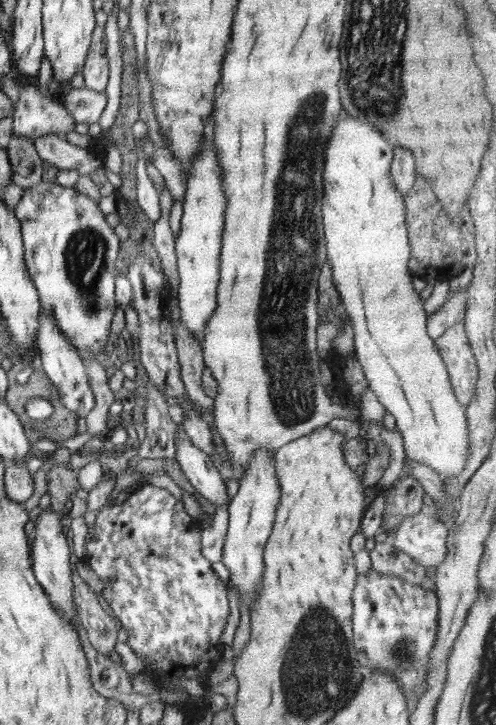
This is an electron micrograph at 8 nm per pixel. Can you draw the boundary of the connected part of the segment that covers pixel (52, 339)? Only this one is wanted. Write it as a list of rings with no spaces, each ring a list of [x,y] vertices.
[[[41,306],[37,332],[38,358],[37,363],[42,365],[46,376],[55,384],[62,396],[62,403],[78,418],[85,417],[94,406],[95,396],[89,385],[89,378],[79,352],[68,342],[68,337],[58,328],[58,322],[53,312]]]

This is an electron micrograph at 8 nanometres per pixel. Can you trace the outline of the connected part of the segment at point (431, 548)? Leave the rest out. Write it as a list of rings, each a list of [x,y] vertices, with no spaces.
[[[416,513],[406,515],[390,534],[390,542],[401,552],[412,556],[424,568],[438,568],[444,562],[449,526],[434,515]]]

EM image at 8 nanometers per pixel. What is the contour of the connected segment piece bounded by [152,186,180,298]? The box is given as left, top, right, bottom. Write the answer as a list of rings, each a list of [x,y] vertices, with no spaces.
[[[165,186],[162,189],[162,193],[159,194],[159,204],[161,214],[152,228],[152,244],[155,246],[158,256],[161,259],[162,271],[168,278],[171,297],[177,298],[180,277],[175,249],[176,237],[173,235],[172,230],[170,230],[169,224],[170,213],[174,202],[172,201],[172,195],[167,186]]]

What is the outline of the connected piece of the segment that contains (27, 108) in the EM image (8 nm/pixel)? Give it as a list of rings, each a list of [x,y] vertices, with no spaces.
[[[37,82],[19,83],[18,102],[13,108],[12,138],[28,138],[34,142],[40,136],[66,134],[76,128],[70,112],[51,95],[41,92]]]

